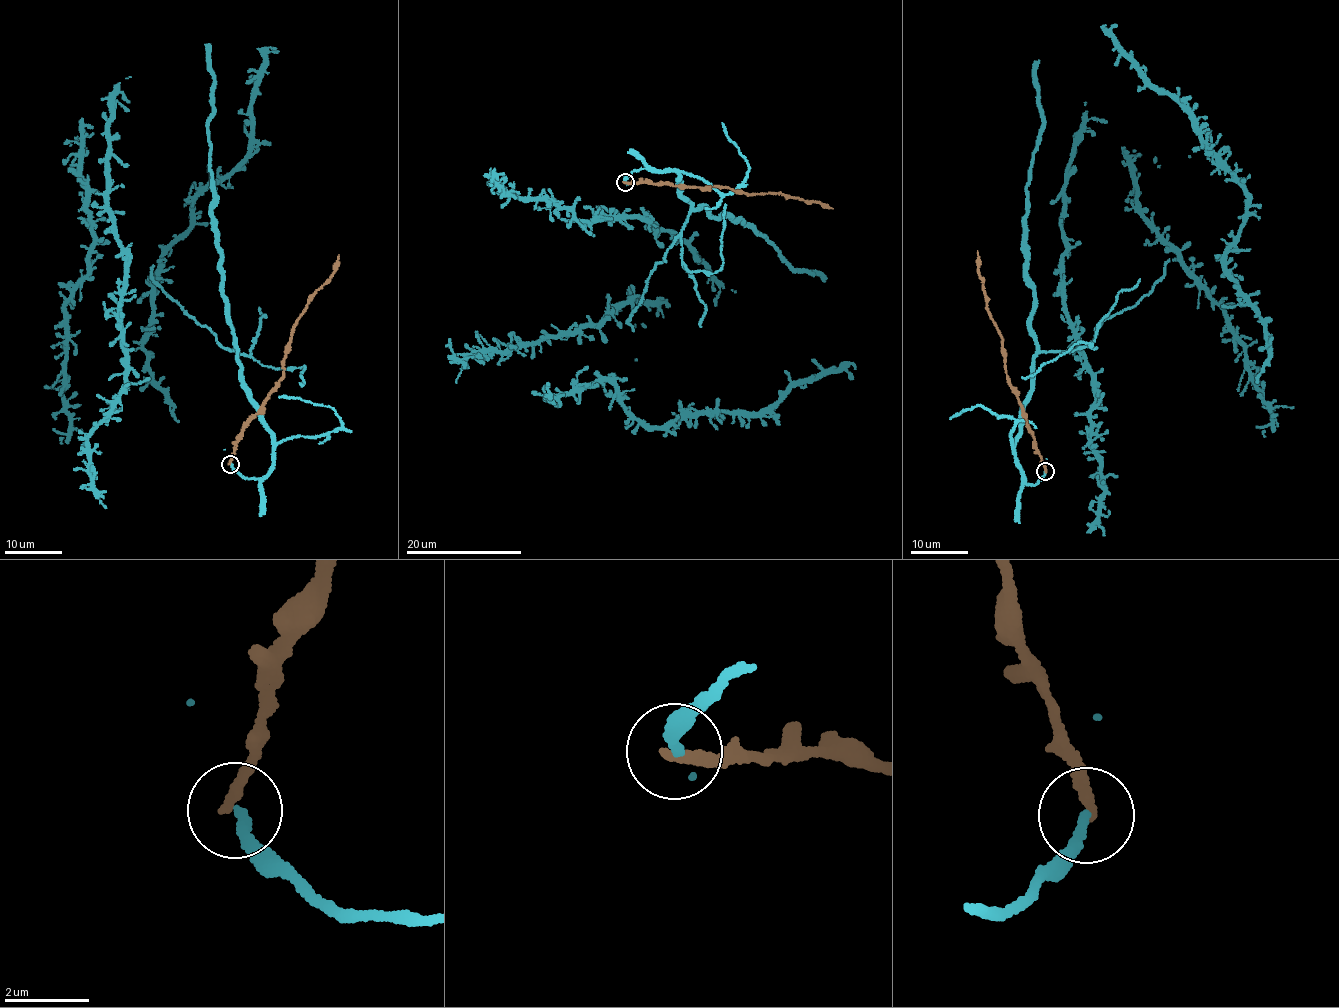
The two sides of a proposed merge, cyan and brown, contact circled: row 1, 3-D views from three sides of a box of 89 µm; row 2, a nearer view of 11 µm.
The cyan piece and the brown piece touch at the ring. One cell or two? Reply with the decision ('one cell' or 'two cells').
two cells

